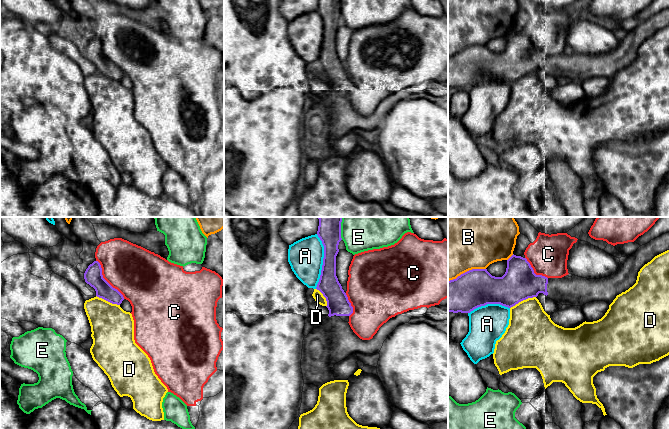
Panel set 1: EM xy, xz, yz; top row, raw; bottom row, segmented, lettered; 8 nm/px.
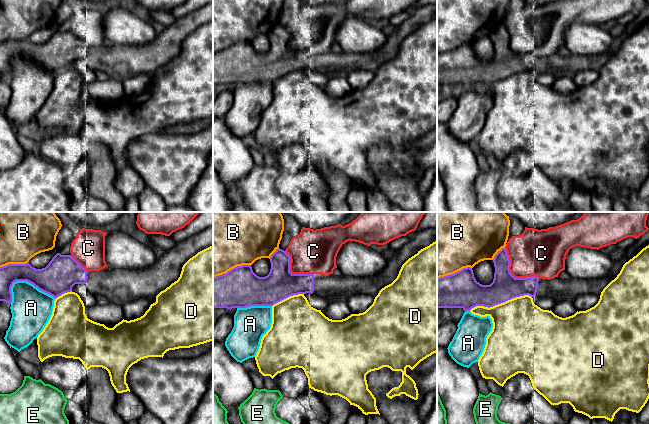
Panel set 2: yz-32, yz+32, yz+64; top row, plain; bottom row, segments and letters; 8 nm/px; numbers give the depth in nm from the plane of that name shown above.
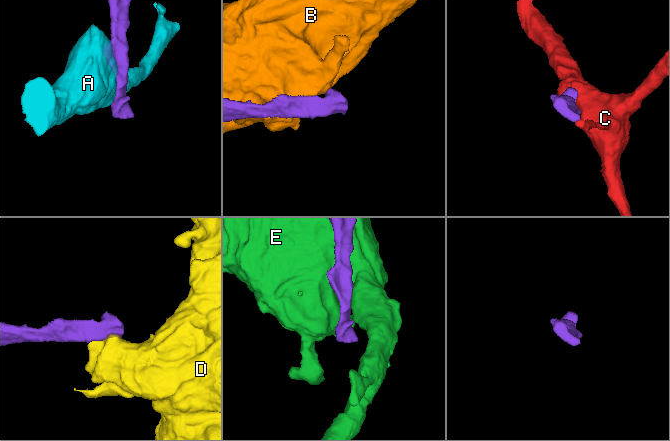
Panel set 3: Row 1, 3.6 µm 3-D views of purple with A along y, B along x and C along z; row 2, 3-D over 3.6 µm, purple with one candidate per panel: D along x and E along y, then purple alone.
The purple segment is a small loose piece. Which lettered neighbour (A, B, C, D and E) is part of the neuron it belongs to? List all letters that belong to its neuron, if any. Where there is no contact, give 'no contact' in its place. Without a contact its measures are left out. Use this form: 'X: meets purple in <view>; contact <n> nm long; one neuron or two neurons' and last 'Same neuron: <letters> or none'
A: meets purple in xz; contact 440 nm long; two neurons
B: meets purple in yz; contact 320 nm long; two neurons
C: meets purple in xy; contact 380 nm long; two neurons
D: meets purple in yz; contact 220 nm long; two neurons
E: meets purple in xz; contact 130 nm long; two neurons
Same neuron: none

